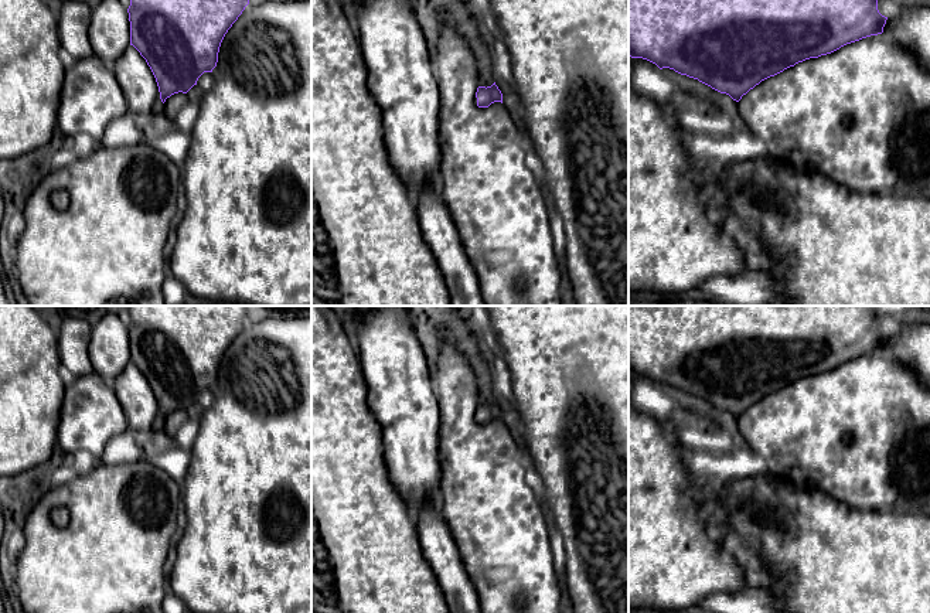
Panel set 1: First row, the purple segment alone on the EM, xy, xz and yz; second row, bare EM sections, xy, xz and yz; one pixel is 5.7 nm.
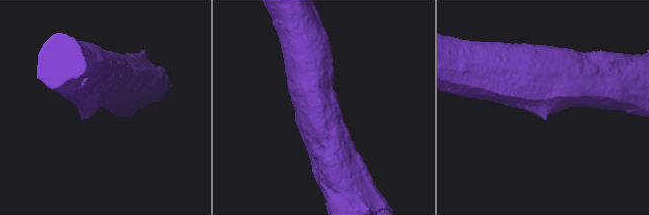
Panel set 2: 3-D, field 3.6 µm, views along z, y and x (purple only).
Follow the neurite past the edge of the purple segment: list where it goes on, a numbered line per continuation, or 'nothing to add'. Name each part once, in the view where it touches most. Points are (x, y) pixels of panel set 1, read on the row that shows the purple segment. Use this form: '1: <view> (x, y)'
1: xy (157, 108)

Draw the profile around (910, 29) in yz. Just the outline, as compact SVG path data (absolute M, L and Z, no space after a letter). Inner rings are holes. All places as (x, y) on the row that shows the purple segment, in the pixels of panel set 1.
M905 6L897 16L888 17L880 35L909 50L930 72L930 7Z

